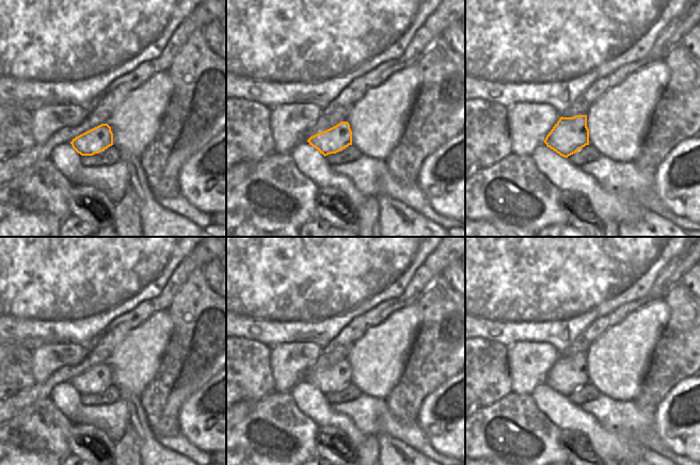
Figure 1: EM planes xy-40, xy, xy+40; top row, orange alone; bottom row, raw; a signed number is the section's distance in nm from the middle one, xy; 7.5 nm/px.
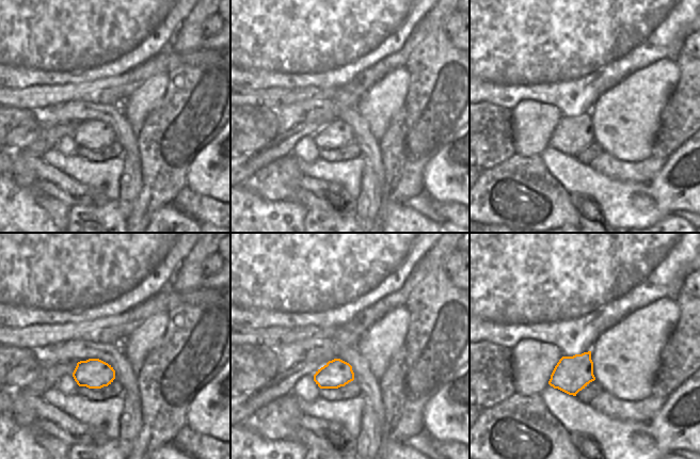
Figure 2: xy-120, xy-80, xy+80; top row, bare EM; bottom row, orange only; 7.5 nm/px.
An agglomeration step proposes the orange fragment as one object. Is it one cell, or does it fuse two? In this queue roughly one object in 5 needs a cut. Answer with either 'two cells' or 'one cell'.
one cell

